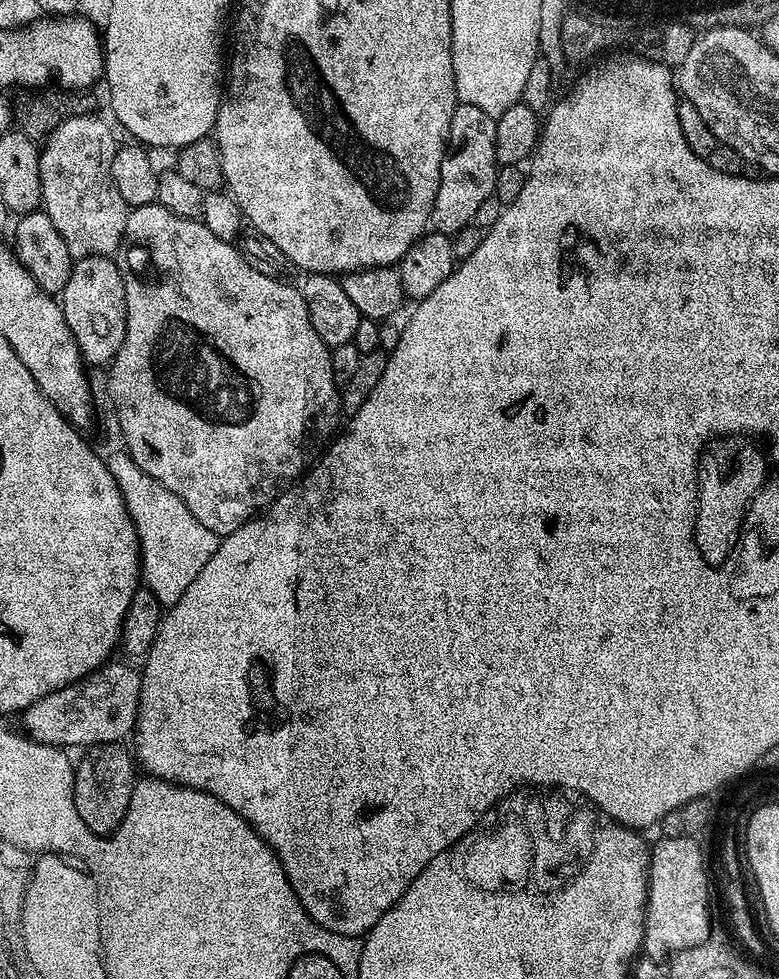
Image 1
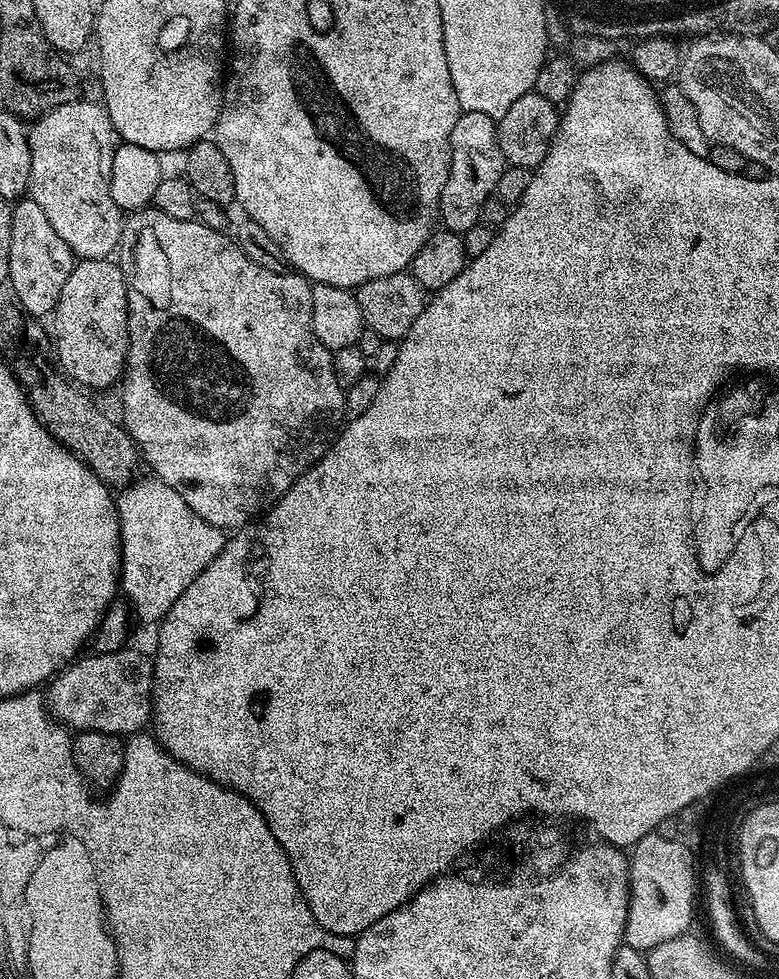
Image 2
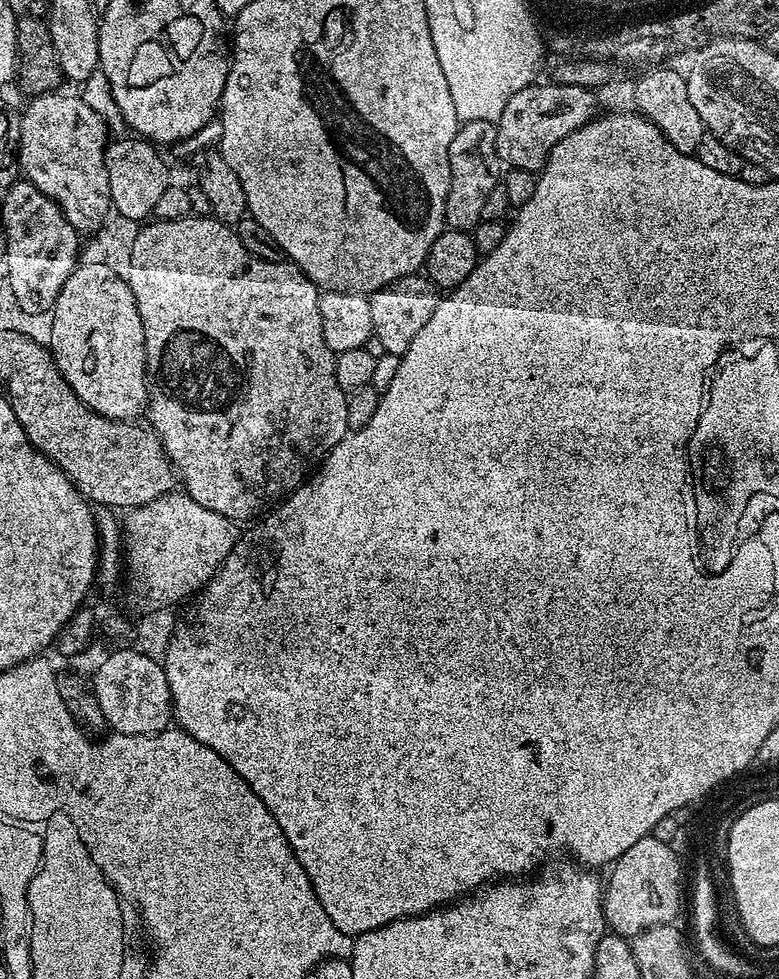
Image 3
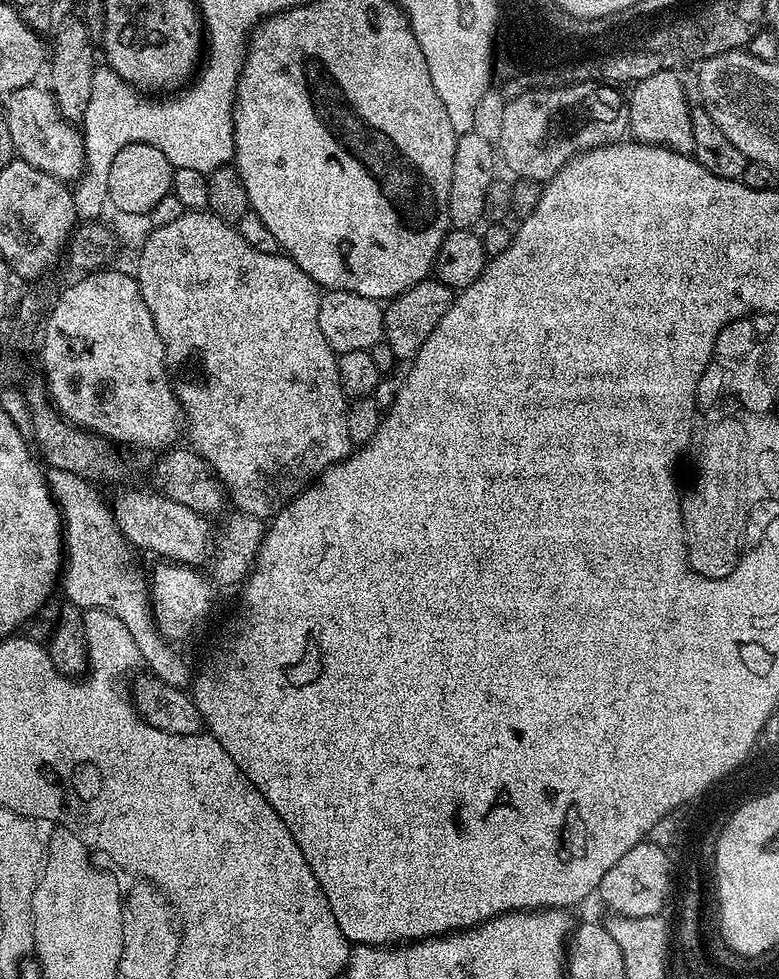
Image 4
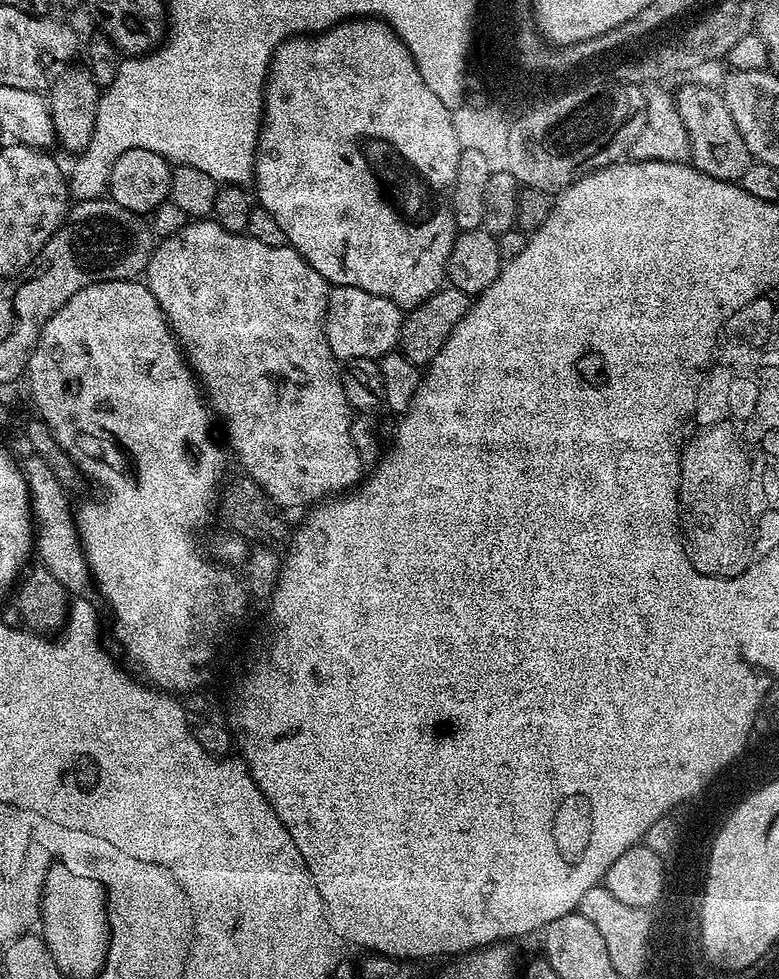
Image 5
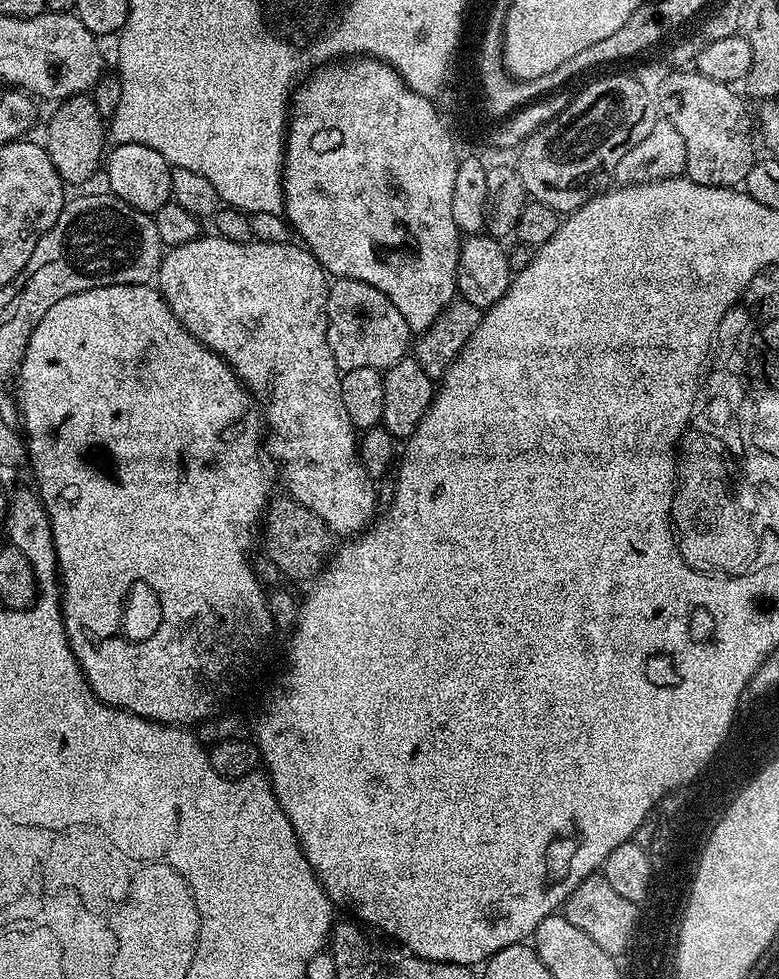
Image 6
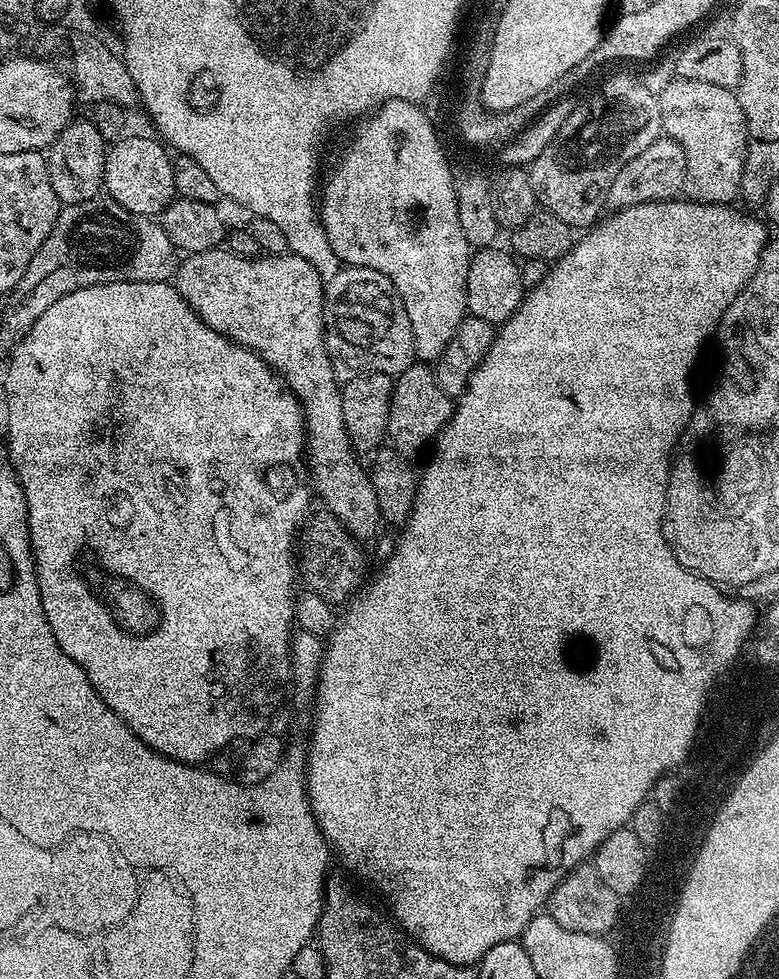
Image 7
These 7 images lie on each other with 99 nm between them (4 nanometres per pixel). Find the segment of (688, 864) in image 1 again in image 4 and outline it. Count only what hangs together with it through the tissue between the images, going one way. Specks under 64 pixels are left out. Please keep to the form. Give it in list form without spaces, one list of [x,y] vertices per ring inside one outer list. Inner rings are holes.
[[[641,842],[626,850],[610,870],[602,878],[598,889],[598,896],[604,899],[609,913],[625,916],[626,918],[643,918],[645,916],[659,916],[665,910],[664,903],[670,900],[670,894],[665,884],[673,879],[670,871],[670,856],[656,844]]]

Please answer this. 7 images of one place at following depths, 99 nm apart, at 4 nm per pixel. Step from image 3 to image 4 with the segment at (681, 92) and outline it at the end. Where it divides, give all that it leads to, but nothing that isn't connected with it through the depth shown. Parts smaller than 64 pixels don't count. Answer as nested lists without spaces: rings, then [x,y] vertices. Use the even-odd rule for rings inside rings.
[[[675,71],[650,74],[644,84],[636,81],[631,85],[627,97],[628,126],[633,141],[669,148],[683,156],[692,156],[694,150],[694,126],[692,125],[693,105],[688,104],[684,84],[676,77]]]

